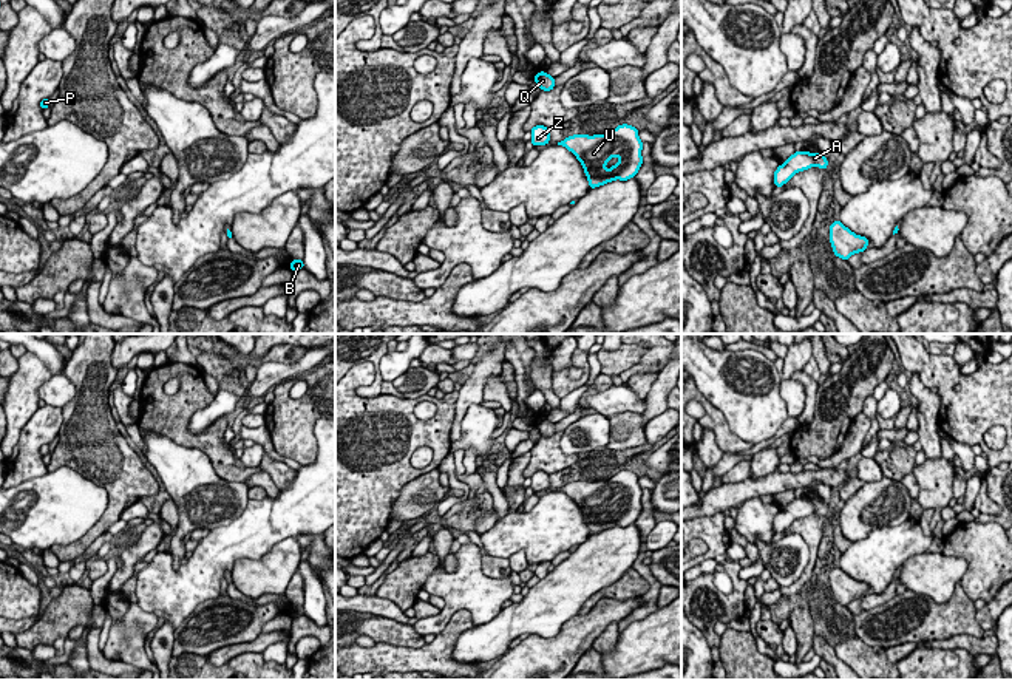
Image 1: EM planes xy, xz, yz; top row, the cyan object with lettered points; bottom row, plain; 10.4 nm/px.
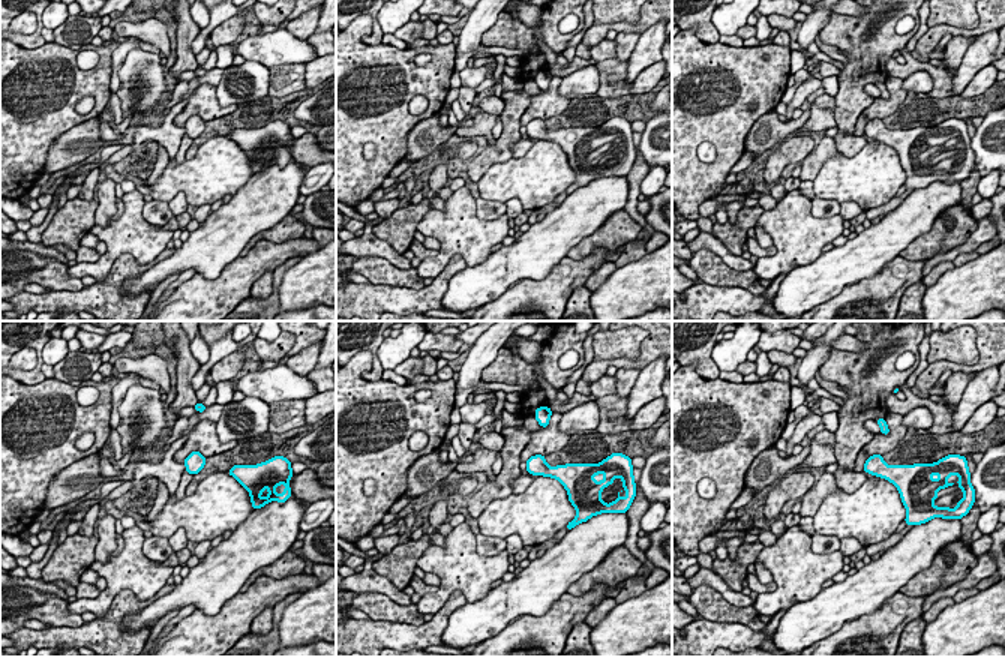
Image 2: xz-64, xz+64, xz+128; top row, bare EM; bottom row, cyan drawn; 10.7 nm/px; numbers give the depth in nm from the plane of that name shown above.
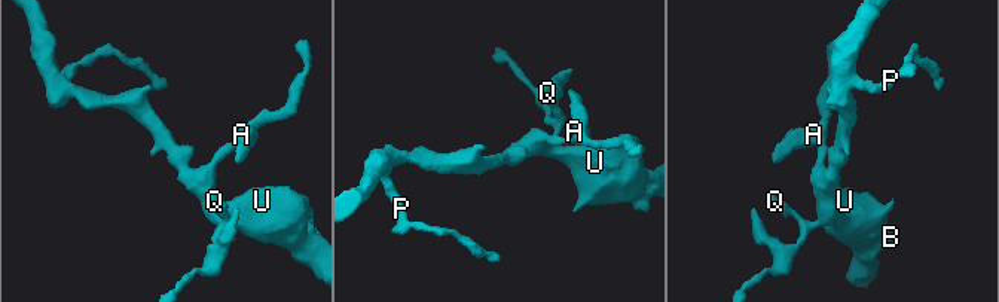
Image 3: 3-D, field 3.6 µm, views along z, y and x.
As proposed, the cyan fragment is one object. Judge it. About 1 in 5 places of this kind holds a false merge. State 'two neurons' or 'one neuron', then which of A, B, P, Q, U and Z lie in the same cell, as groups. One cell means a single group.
one neuron | A B P Q U Z

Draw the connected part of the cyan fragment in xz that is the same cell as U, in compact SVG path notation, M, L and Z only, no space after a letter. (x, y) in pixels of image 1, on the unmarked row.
M623 470L607 481L575 481L558 488L570 496L582 510L589 533L595 535L615 525L633 524L641 510L643 488L638 476Z

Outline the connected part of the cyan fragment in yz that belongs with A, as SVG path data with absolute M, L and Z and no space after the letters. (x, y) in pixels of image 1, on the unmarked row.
M796 498L774 518L774 532L782 533L793 524L794 519L808 516L814 512L822 516L828 513L828 507L825 505L824 499Z

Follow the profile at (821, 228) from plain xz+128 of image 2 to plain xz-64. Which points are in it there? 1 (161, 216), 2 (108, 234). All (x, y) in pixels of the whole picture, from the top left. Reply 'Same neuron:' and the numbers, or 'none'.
Same neuron: 2

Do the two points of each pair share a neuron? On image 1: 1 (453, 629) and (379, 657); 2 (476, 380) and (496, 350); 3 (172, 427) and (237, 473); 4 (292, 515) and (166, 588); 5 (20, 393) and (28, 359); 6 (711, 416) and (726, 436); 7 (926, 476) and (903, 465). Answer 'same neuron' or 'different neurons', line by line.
1: same neuron
2: same neuron
3: same neuron
4: same neuron
5: same neuron
6: same neuron
7: different neurons

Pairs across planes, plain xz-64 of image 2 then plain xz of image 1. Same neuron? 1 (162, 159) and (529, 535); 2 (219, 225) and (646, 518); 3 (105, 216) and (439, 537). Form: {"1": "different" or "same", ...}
{"1": "different", "2": "different", "3": "same"}

